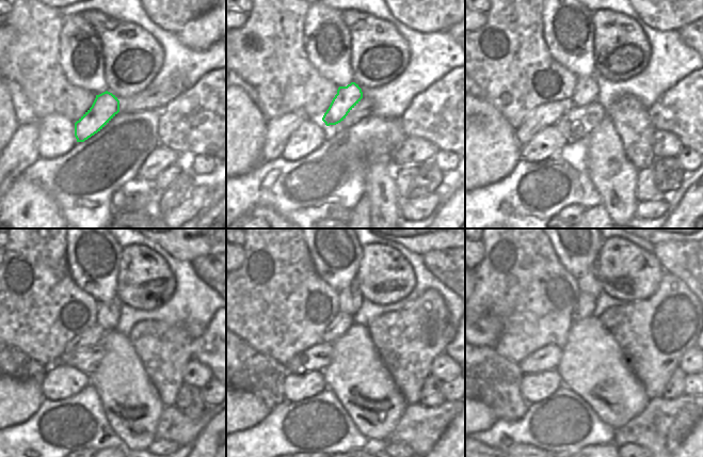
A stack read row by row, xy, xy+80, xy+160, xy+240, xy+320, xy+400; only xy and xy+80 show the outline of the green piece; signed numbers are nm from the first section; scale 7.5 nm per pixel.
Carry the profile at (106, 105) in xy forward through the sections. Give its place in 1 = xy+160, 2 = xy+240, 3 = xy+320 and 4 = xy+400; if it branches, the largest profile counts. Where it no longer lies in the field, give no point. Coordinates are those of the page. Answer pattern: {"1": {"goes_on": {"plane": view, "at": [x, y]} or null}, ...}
{"1": {"goes_on": {"plane": "xy+160", "at": [586, 92]}}, "2": {"goes_on": {"plane": "xy+240", "at": [108, 316]}}, "3": {"goes_on": {"plane": "xy+320", "at": [350, 299]}}, "4": {"goes_on": {"plane": "xy+400", "at": [589, 284]}}}

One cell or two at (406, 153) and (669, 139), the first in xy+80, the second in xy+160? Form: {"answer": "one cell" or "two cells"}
{"answer": "one cell"}

